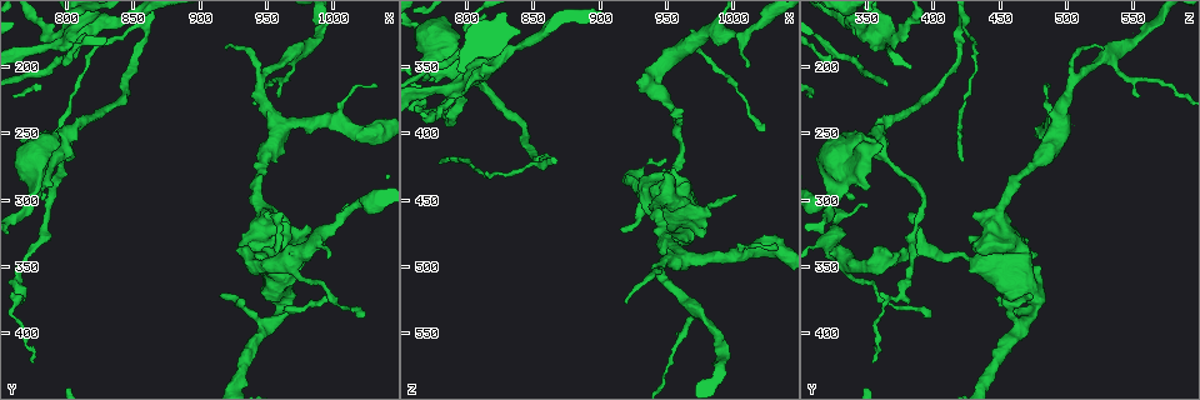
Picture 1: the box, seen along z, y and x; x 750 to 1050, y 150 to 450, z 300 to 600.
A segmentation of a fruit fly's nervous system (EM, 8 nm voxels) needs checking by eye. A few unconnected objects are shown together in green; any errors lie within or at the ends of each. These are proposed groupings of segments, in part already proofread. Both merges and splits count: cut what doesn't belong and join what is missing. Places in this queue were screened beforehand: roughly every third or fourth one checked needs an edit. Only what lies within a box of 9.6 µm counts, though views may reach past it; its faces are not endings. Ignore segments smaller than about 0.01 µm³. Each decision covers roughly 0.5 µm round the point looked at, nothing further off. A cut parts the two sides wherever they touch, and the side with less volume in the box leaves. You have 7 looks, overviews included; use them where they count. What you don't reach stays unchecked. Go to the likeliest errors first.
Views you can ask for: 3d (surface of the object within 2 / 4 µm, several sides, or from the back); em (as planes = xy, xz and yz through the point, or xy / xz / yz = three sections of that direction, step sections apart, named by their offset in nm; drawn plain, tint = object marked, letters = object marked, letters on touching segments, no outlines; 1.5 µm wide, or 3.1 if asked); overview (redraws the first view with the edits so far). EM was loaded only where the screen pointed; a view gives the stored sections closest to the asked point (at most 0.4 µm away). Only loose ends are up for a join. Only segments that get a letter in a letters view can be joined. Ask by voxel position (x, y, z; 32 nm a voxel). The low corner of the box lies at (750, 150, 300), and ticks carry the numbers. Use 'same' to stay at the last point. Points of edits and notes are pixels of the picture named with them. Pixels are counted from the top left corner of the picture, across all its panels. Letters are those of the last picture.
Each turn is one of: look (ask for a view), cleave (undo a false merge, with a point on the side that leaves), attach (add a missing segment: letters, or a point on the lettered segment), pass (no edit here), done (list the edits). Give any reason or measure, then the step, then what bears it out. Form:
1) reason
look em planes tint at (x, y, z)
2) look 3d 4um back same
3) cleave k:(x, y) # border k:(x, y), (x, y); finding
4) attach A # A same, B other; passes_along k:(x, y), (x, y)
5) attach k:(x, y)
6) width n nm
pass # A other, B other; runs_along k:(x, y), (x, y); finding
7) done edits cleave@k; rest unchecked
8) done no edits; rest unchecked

thin end
look 3d 2um at (780, 270, 422)

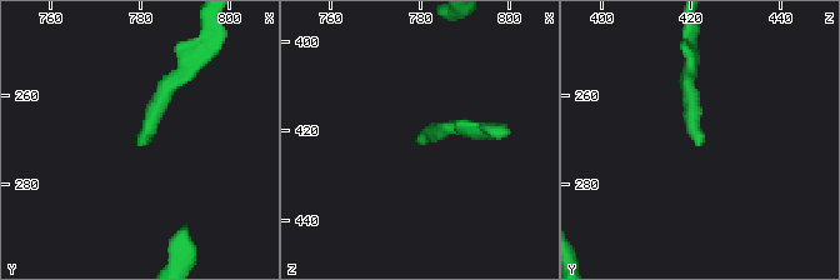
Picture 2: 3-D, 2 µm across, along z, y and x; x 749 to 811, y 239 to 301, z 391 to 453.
now the EM
look em planes letters at (781, 270, 422)

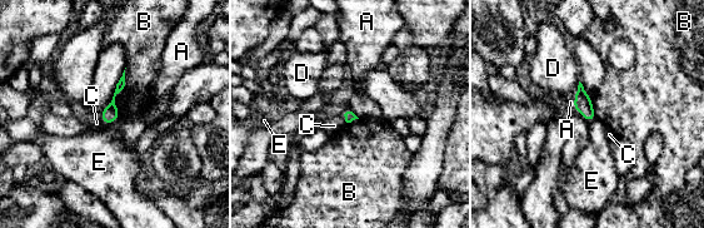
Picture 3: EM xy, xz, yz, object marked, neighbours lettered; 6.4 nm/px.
width 70 nm
pass # A other, B other, C other, D other, E other; border 3:(126, 68), (115, 97), (118, 114); none of them fits

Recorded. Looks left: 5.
thick turns thin
look 3d 4um at (956, 344, 424)

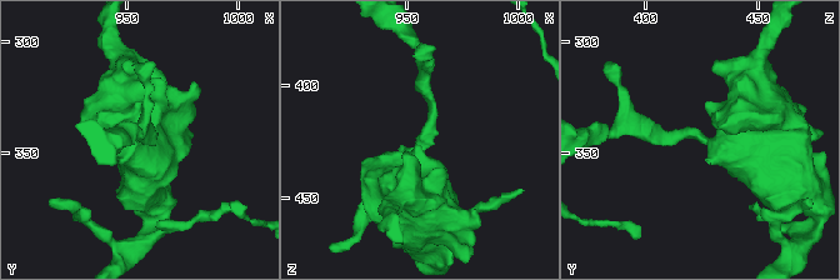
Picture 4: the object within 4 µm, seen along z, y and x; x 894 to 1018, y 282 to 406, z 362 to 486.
look em planes letters at (956, 345, 425)

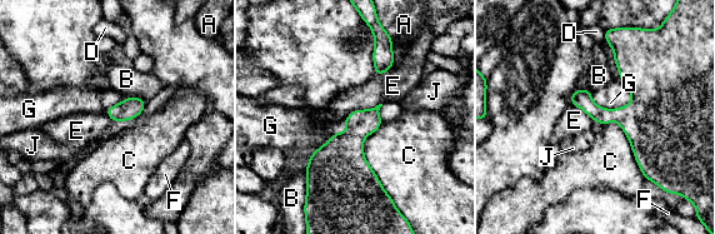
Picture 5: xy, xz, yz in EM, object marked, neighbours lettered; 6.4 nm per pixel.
width 120 nm
pass # A other, B other, C other, D other, E other, F other, G other, J other; border 5:(381, 103), (354, 109), (343, 120); one cell here

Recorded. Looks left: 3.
three-way junction
look 3d 4um at (966, 190, 528)

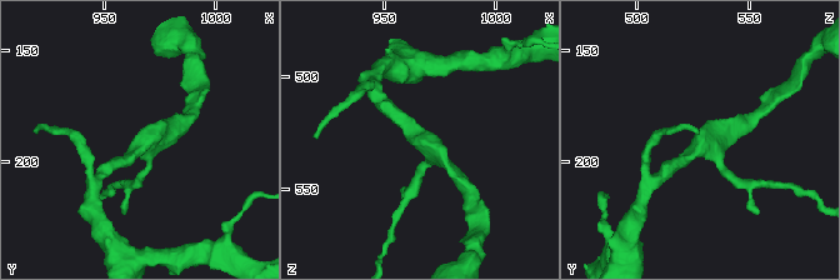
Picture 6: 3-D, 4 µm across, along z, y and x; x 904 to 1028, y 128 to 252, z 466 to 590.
arms 3
look em xz step 4 letters at (967, 192, 530)

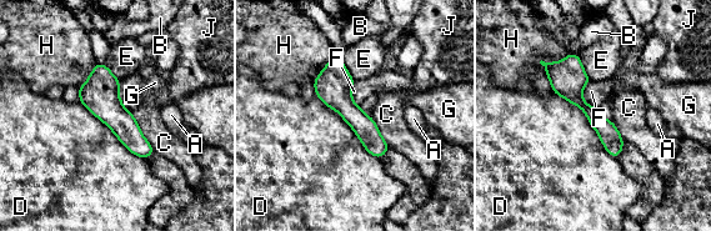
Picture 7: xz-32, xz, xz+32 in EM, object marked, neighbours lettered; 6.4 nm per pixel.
width 140 nm; longest_contact D 600 nm
pass # A other, B other, C other, D other, E other, F other, G other, H other, J other; continuous, no second cell

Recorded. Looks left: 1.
done no edits; rest unchecked

